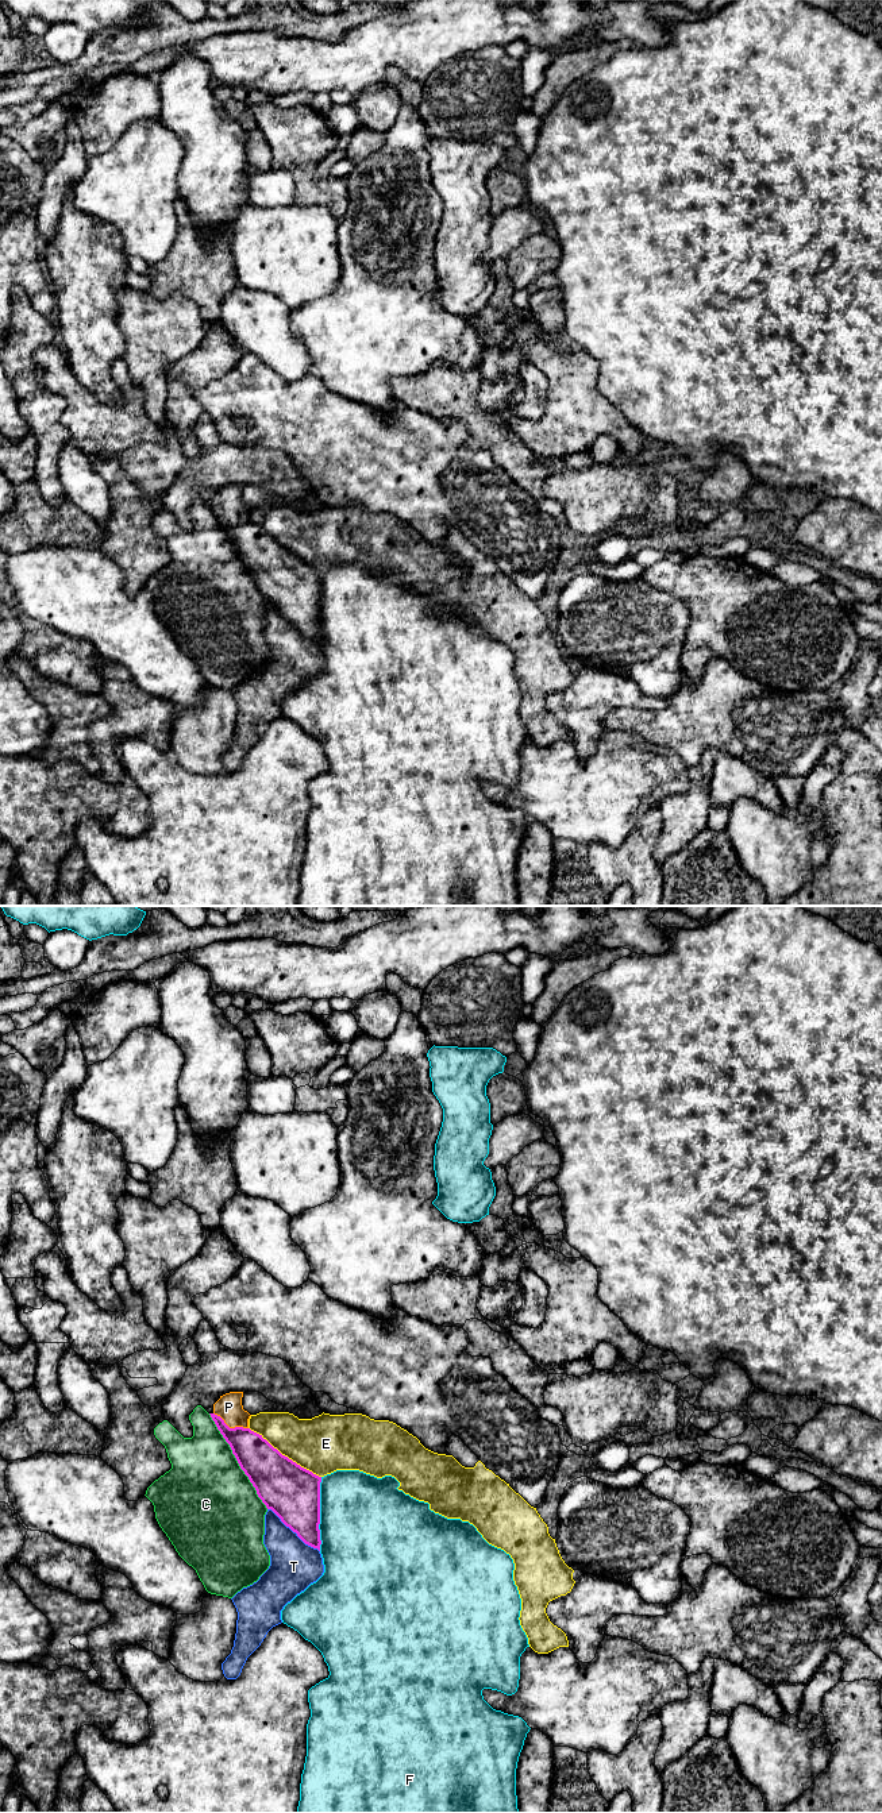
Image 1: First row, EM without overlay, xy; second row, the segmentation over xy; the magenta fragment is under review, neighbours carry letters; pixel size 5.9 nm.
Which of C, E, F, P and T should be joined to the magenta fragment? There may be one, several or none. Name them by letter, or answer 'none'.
P

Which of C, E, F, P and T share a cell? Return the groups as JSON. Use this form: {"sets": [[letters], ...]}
{"sets": [["C"], ["E"], ["F"], ["P"], ["T"]]}

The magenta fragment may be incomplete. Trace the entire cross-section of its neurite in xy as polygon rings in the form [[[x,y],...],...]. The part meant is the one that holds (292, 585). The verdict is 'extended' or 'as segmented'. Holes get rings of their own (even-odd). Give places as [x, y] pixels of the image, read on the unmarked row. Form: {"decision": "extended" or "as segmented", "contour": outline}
{"decision": "extended", "contour": [[[230,485],[209,506],[258,590],[308,639],[320,644],[321,570],[301,560],[249,521],[243,485]]]}

